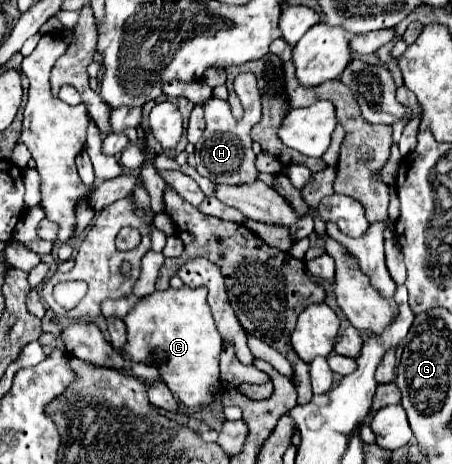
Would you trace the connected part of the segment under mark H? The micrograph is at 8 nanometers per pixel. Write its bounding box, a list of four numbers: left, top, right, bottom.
[195,72,261,186]

